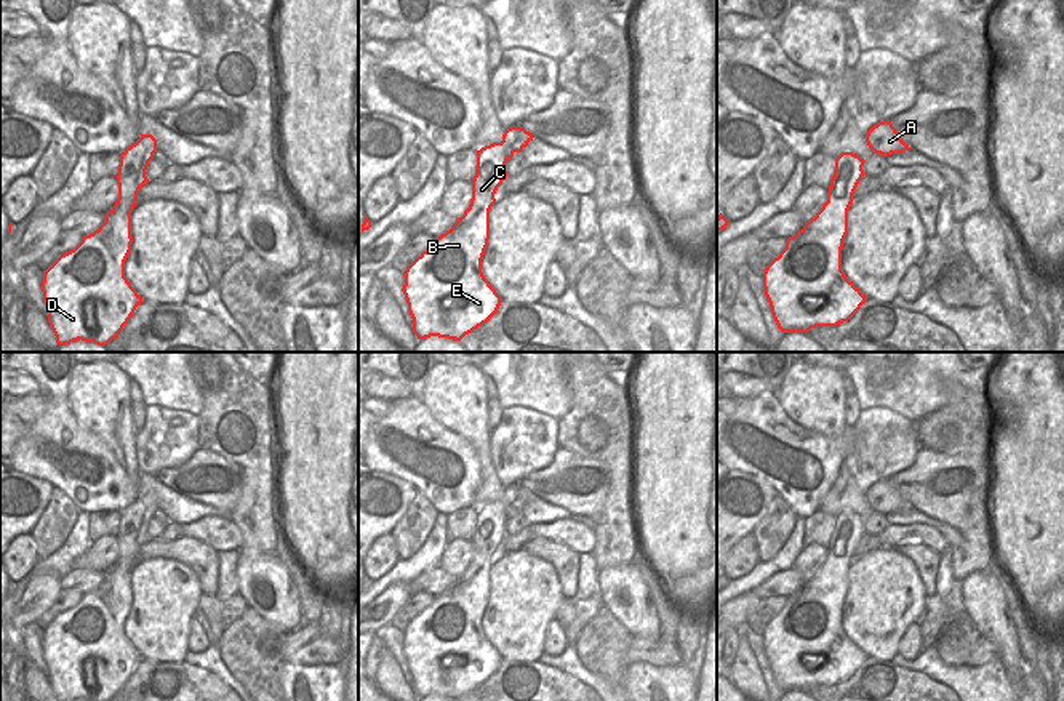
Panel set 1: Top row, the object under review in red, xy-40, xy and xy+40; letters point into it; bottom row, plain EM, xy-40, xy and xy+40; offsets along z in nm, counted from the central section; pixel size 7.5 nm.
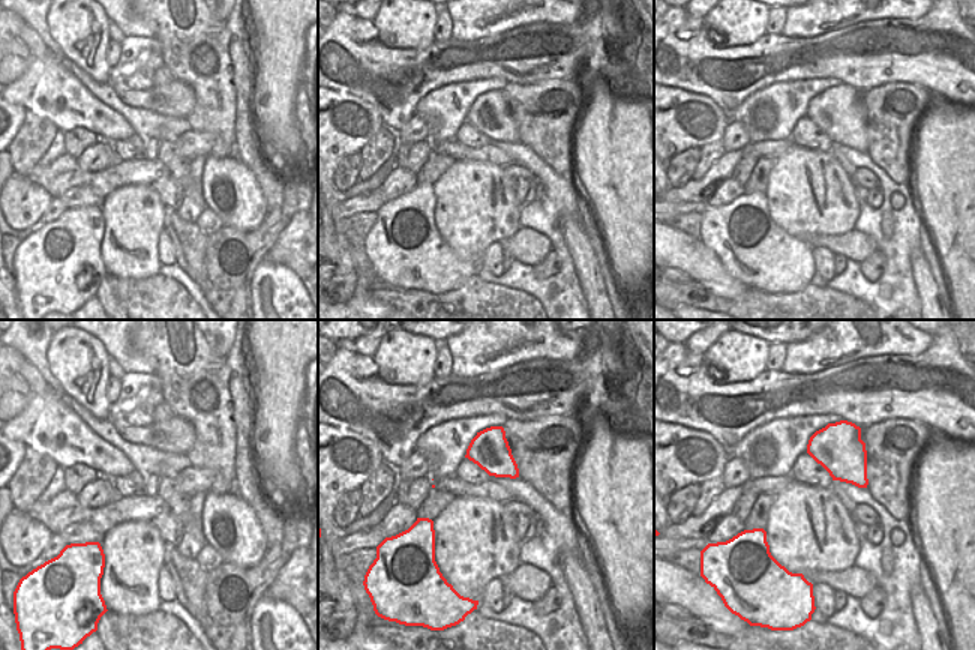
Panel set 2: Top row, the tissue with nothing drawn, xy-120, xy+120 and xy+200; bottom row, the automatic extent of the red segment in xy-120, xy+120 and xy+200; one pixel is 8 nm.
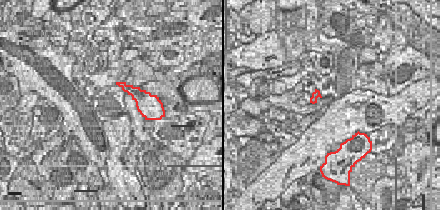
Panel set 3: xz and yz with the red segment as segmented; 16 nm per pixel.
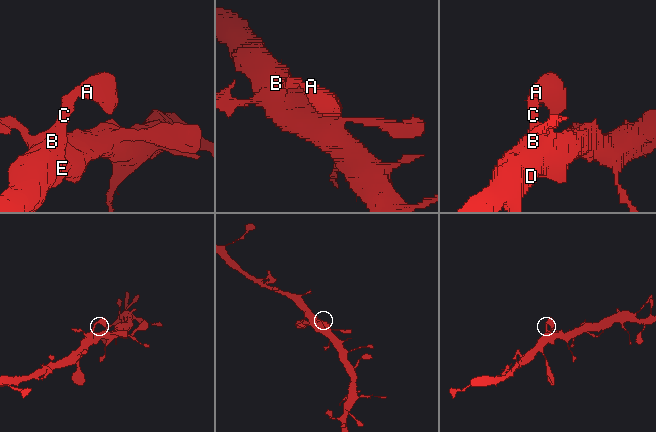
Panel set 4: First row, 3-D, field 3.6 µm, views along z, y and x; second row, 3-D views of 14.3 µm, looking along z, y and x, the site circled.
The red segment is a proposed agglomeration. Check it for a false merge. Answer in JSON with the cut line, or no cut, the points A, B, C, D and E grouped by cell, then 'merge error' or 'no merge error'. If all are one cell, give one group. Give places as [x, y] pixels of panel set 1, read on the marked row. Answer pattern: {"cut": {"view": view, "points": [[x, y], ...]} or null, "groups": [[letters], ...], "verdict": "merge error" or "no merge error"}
{"cut": null, "groups": [["A", "B", "C", "D", "E"]], "verdict": "no merge error"}

